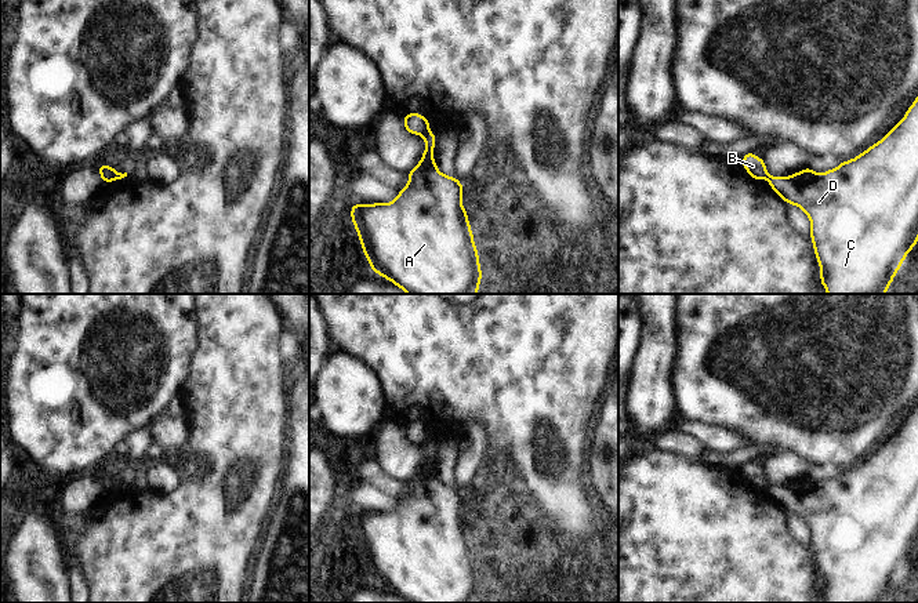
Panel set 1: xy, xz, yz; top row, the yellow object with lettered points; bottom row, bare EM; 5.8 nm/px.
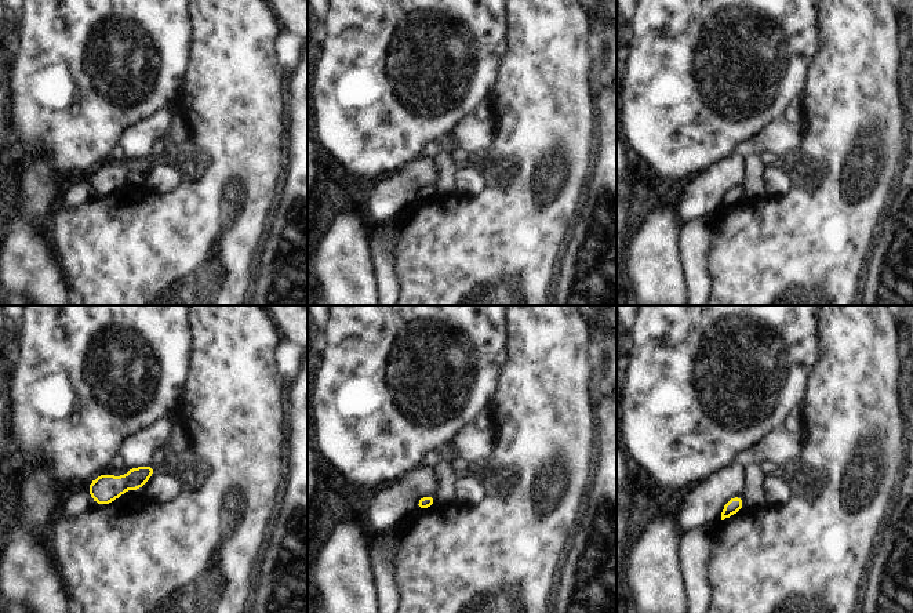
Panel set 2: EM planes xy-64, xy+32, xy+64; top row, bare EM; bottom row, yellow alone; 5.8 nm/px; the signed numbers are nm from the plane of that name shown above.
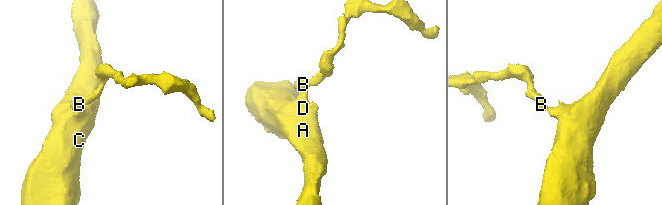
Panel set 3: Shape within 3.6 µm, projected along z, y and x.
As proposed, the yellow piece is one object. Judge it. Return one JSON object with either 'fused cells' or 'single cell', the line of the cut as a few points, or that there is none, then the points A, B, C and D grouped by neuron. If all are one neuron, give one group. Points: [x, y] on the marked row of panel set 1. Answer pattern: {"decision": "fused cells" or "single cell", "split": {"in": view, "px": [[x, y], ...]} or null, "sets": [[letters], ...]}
{"decision": "fused cells", "split": {"in": "xz", "px": [[427, 131], [421, 134]]}, "sets": [["A", "C", "D"], ["B"]]}

